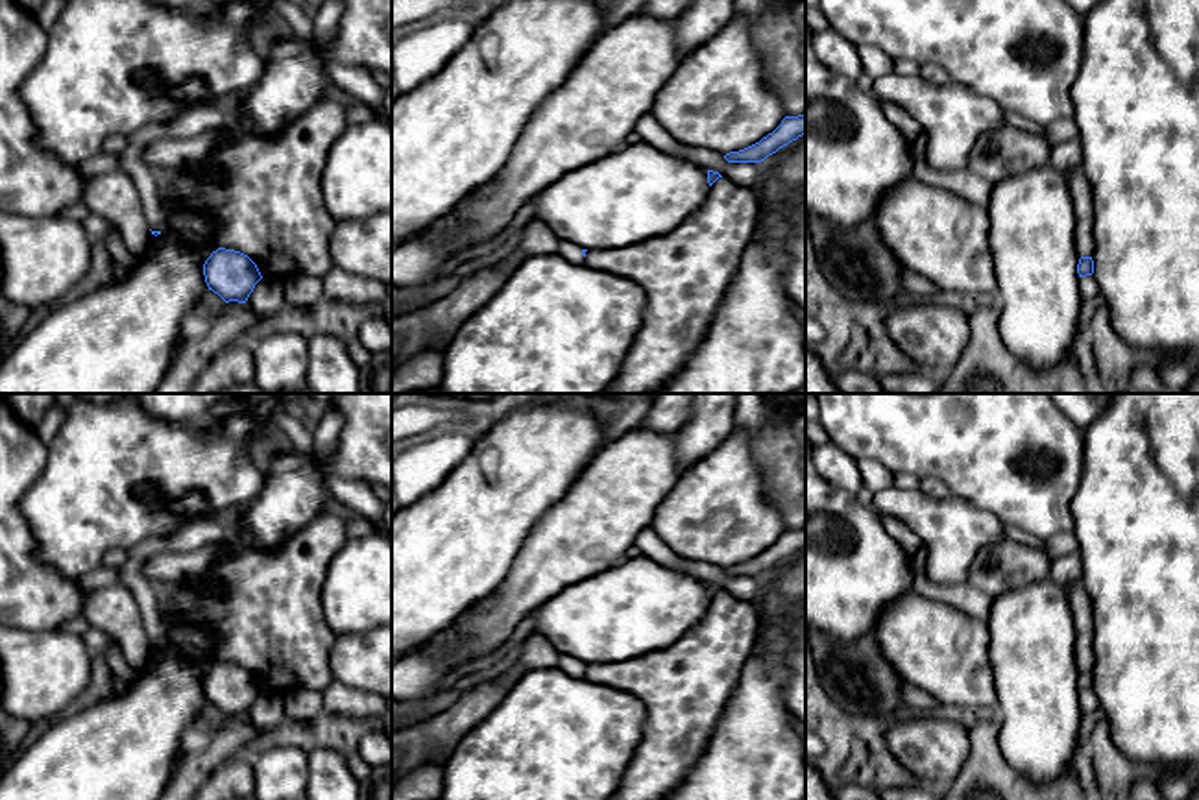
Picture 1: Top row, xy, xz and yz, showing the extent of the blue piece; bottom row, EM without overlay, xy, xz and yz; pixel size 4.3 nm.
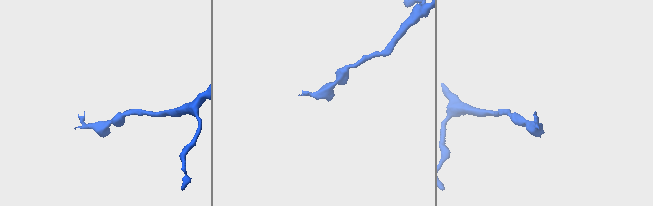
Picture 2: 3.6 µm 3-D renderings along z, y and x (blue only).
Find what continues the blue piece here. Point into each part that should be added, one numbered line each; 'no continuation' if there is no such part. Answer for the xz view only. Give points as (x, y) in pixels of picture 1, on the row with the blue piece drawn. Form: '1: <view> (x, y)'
1: xz (566, 250)

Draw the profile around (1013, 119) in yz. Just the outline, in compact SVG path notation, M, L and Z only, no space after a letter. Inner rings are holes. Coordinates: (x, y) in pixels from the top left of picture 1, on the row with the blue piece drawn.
M1007 111L1003 115L1003 122L1012 126L1012 127L1018 127L1018 129L1022 129L1025 133L1036 135L1036 137L1044 137L1044 133L1046 133L1044 126L1040 126L1040 124L1036 124L1036 122L1018 115L1018 113Z

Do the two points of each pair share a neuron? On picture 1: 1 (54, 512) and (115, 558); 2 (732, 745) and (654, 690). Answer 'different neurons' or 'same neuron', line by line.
1: different neurons
2: different neurons

